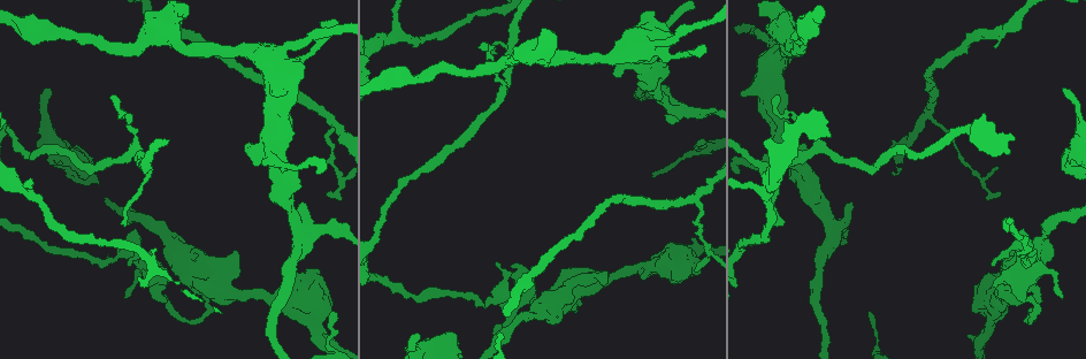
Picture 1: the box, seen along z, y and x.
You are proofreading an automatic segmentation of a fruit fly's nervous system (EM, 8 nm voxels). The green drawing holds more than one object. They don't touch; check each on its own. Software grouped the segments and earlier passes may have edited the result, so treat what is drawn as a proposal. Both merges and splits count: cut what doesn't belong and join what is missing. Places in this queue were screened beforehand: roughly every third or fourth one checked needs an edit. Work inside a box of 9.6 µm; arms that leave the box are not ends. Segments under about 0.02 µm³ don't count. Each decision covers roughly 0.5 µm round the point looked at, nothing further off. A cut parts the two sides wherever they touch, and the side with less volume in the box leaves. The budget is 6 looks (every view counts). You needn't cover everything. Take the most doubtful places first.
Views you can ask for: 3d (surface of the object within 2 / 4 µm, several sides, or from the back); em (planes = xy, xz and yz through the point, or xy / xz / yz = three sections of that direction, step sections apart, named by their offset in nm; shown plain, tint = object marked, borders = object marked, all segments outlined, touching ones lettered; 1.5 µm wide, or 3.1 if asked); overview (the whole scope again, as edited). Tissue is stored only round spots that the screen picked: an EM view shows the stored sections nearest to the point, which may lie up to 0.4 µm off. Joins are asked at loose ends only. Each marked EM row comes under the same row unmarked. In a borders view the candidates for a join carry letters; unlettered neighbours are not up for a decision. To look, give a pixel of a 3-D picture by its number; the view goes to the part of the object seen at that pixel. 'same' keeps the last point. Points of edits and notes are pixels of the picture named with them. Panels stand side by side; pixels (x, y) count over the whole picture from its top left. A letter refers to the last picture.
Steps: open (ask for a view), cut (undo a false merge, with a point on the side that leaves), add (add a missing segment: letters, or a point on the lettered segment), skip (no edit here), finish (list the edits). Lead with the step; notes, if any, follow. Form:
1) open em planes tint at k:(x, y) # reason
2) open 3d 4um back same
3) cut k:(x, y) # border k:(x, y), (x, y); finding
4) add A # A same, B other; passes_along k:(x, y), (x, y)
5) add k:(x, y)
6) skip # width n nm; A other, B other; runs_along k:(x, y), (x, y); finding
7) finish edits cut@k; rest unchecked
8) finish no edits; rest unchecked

open 3d 4um at 1:(328, 196) # thin end

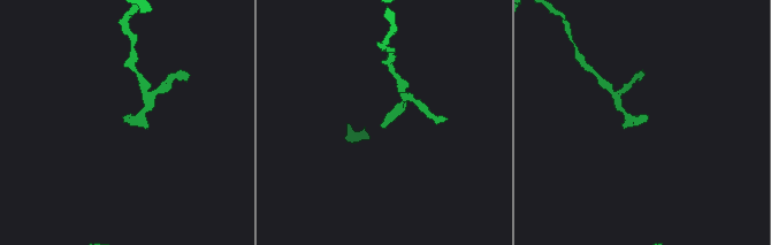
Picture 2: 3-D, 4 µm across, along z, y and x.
open em xz step 4 borders at 2:(381, 126) # now the EM

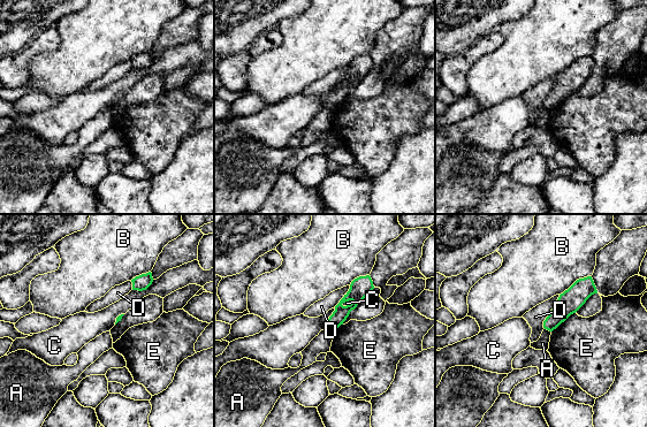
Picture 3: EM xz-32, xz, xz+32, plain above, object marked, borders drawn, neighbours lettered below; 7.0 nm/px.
open em planes borders same

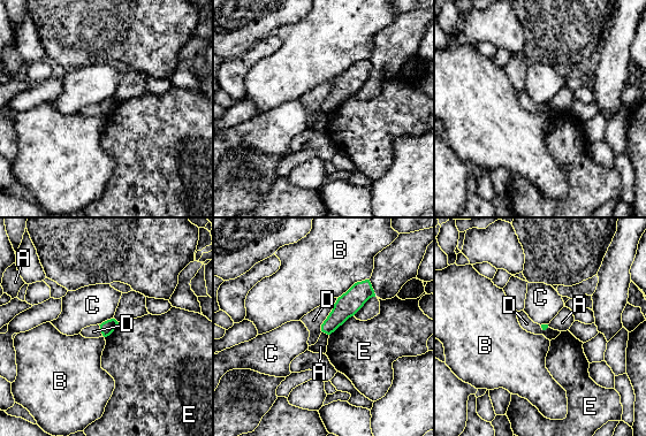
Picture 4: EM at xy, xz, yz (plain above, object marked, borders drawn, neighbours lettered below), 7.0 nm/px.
skip # A other, B other, C other, D other, E other; runs_along 4:(366, 283), (364, 289), (325, 329); none of them fits

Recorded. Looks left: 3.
open em planes borders at 1:(207, 306) # sudden change in width

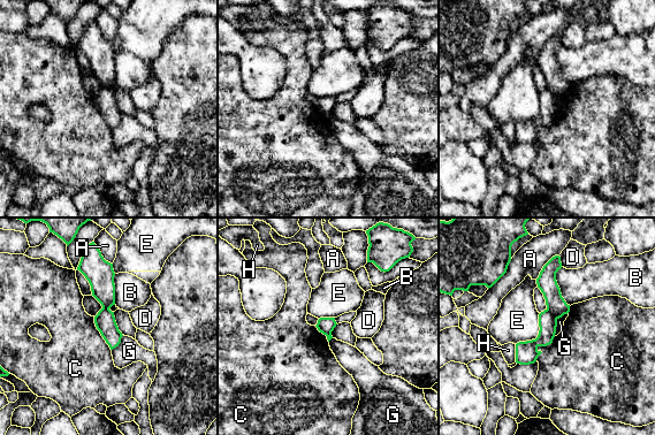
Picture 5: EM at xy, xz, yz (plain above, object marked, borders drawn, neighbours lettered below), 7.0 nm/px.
cut 5:(547, 322) # width 110 nm; A other, B other, C other, D other, E other, G other, H other; border 5:(547, 308), (556, 319); two neurons meet here

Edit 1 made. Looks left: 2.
open em xz step 4 tint at 1:(990, 273) # an open end

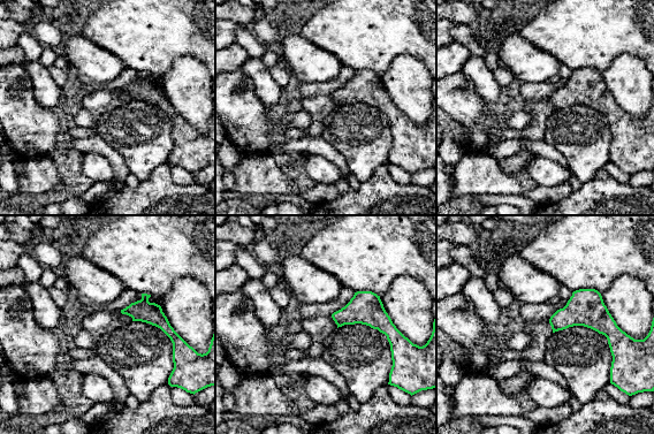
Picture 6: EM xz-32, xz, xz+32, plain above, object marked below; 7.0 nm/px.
open em xz step 4 borders same # see the neighbours

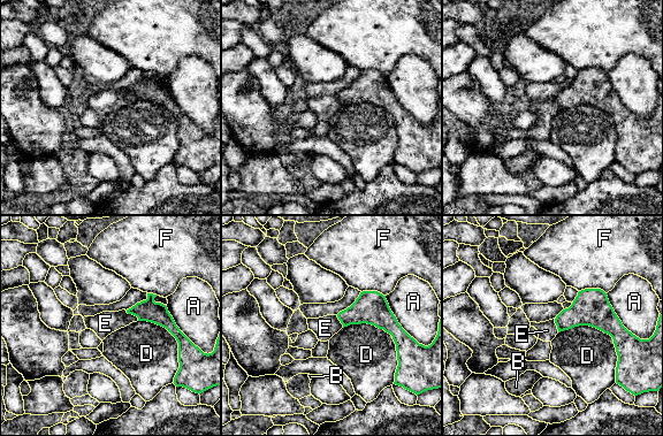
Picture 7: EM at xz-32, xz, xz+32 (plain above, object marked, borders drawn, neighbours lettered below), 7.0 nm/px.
skip # longest_contact D 550 nm; A other, B other, D other, E other, F other; runs_along 7:(662, 318), (648, 343), (603, 318), (558, 322); none of them fits

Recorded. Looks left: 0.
finish edits cut@5; rest unchecked

